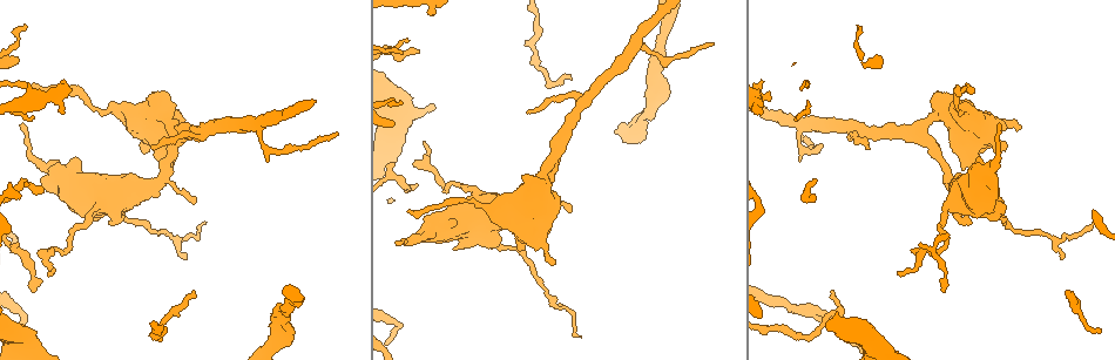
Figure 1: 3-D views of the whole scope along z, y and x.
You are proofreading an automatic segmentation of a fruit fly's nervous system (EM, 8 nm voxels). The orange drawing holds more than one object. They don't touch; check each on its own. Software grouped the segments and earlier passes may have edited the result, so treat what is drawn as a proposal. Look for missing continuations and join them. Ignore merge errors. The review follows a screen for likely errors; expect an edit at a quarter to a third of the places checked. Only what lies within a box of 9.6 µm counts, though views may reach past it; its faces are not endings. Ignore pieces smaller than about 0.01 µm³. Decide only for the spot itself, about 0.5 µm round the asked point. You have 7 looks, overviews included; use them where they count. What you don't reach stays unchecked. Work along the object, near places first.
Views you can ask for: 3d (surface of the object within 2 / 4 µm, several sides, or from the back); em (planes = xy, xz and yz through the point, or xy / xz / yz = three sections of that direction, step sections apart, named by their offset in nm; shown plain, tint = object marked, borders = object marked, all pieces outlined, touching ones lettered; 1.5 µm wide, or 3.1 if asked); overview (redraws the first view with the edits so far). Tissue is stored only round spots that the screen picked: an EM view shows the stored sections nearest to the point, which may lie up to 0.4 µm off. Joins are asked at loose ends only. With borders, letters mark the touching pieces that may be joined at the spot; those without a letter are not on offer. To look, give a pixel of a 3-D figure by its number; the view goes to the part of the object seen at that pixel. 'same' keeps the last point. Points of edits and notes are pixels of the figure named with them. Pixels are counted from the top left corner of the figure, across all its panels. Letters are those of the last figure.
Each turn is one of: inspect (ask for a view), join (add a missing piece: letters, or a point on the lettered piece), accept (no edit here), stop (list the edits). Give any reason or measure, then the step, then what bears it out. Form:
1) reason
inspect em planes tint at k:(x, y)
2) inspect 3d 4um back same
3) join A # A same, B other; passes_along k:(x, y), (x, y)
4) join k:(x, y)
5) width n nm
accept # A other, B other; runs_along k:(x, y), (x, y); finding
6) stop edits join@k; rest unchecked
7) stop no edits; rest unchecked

an open end
inspect em planes plain at 1:(581, 337)

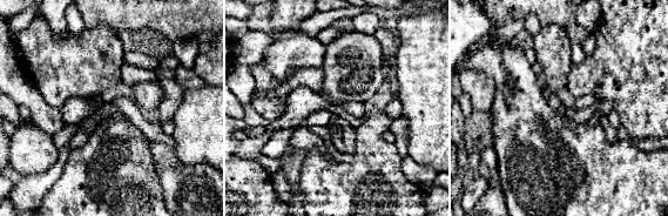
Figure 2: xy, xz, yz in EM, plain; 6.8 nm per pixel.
what lies round it
inspect em planes borders same

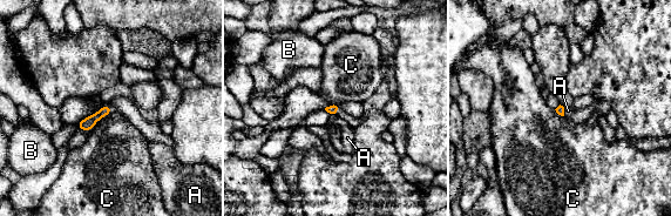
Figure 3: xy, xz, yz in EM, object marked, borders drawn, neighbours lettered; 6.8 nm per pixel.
accept # A other, B other, C other; border 3:(330, 113), (334, 114); none of them fits

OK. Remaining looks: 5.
branch stops here
inspect em planes borders at 1:(571, 206)

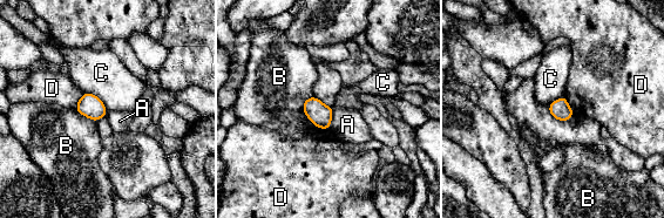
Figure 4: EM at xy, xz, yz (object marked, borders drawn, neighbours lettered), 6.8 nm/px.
accept # A other, B other, C other, D other; border 4:(83, 92), (95, 94), (108, 110); none of them fits

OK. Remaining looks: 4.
an open end
inspect 3d 2um at 1:(295, 331)

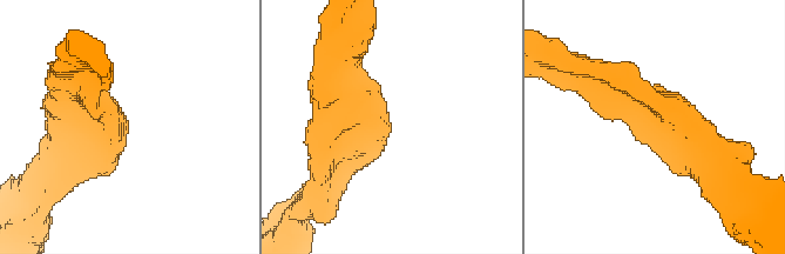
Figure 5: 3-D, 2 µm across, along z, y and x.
now the EM
inspect em xy step 4 tint at 5:(124, 122)

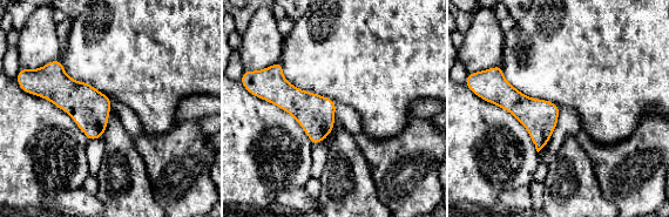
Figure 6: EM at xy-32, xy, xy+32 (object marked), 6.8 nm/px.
cut it another way
inspect em planes borders same

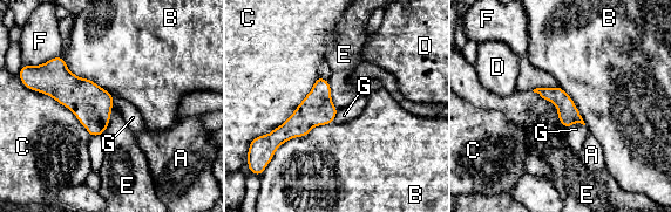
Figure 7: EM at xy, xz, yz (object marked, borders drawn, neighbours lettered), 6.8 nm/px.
accept # A other, B other, C other, D other, E other, F other, G other; border 7:(333, 122), (283, 142), (272, 158); no lettered piece goes on from it

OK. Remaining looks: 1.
stop no edits; rest unchecked

